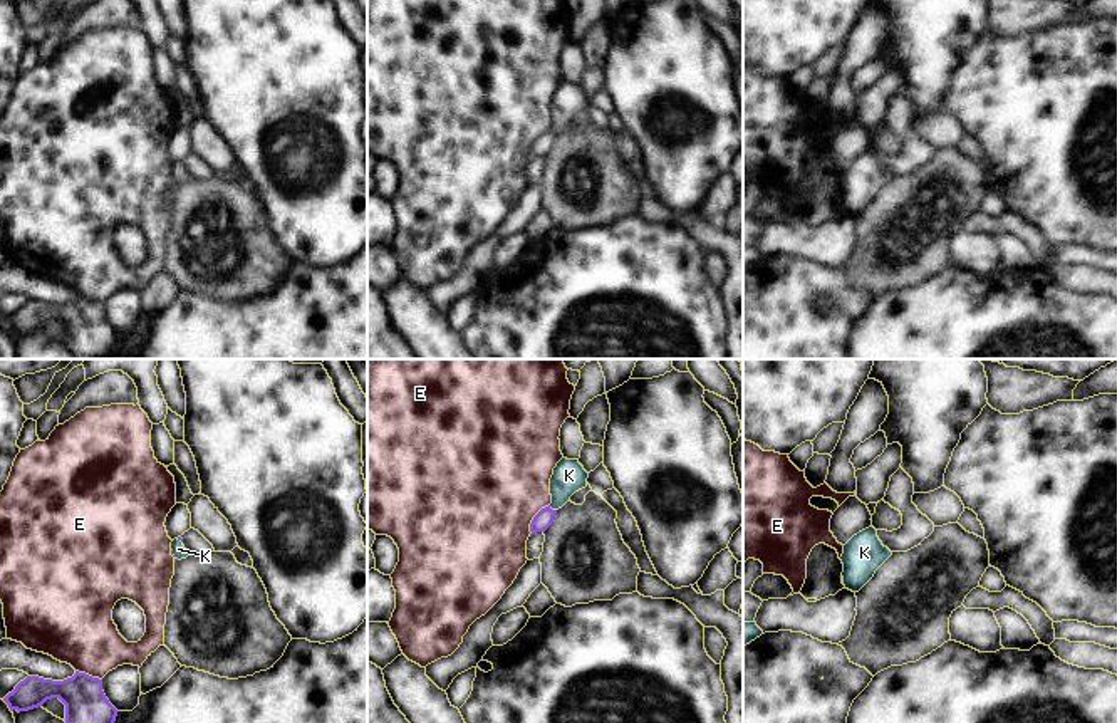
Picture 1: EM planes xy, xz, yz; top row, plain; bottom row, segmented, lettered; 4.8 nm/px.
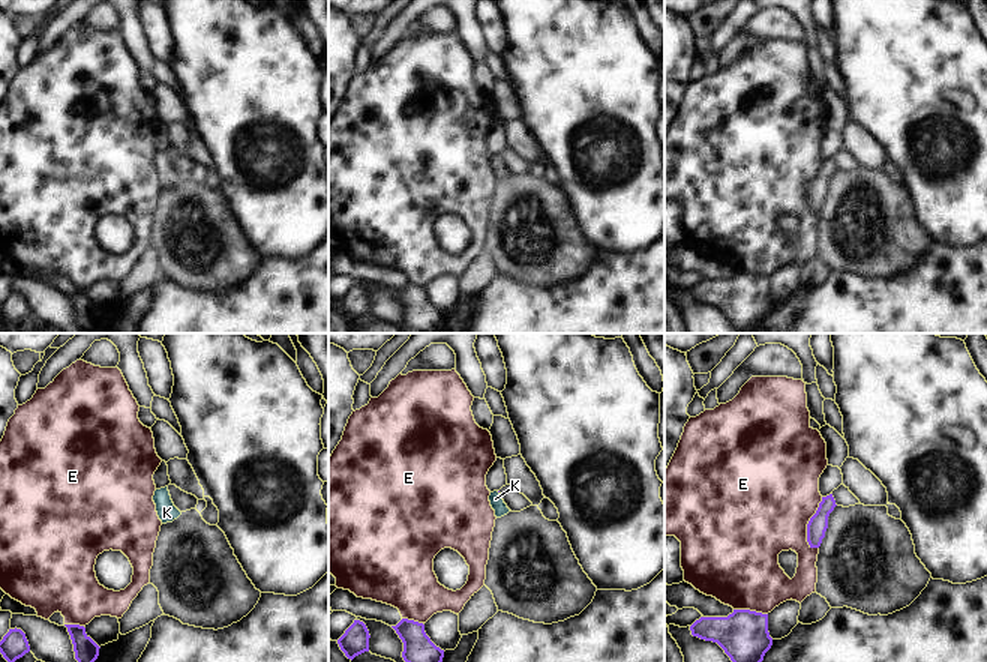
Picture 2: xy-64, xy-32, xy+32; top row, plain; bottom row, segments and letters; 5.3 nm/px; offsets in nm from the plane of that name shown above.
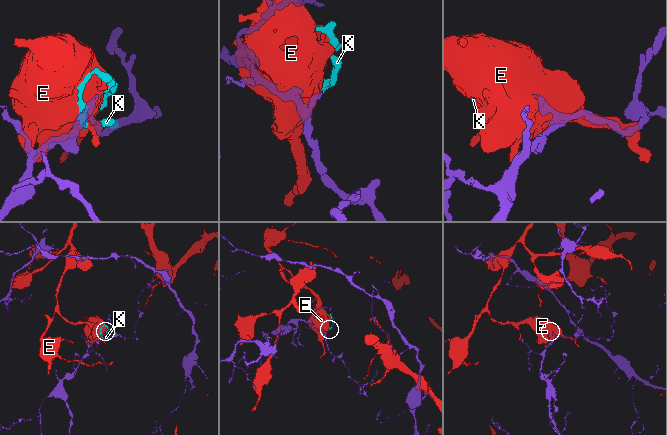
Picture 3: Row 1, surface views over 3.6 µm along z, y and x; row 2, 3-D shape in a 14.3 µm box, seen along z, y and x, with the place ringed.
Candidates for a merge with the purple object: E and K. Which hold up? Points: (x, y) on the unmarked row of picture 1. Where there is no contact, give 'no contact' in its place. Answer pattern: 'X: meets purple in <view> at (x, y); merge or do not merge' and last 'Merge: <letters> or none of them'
E: meets purple in xz at (534, 141); do not merge
K: meets purple in xz at (550, 133); merge
Merge: K

